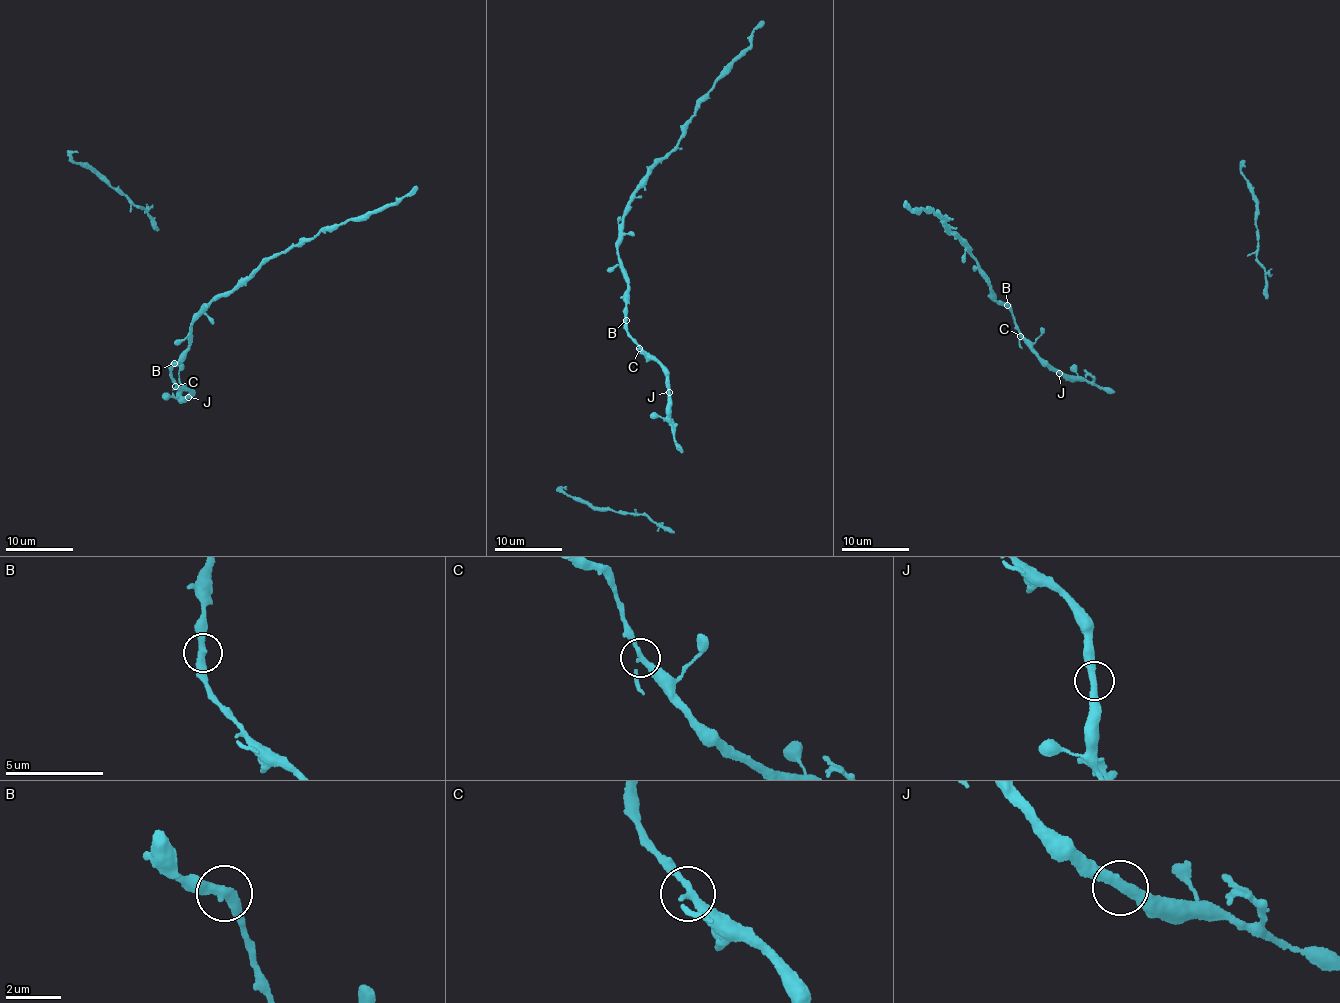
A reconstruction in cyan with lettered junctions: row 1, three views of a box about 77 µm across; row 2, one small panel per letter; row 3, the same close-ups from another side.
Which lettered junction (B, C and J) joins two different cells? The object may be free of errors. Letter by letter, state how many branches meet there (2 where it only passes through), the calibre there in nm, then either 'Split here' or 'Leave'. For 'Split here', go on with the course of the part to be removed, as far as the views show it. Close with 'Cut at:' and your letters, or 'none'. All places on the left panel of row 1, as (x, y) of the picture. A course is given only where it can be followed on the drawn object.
B: Branches: 2. Thickness 380 nm. Leave
C: Branches: 3. Thickness 220 nm. Leave
J: Branches: 2. Thickness 380 nm. Leave
Cut at: none

